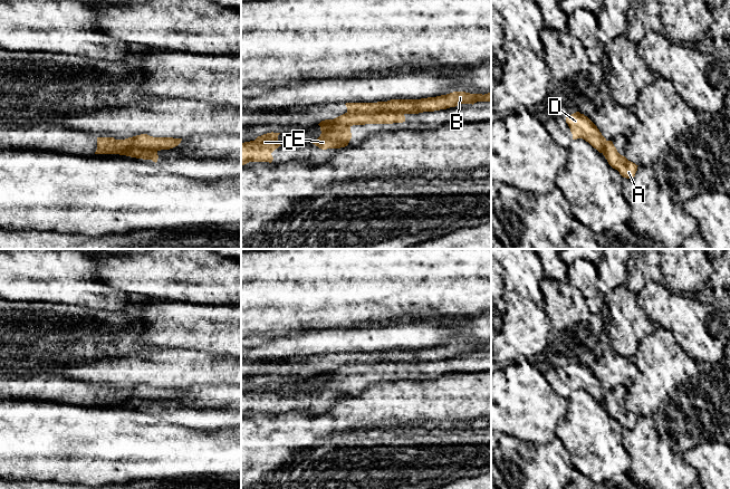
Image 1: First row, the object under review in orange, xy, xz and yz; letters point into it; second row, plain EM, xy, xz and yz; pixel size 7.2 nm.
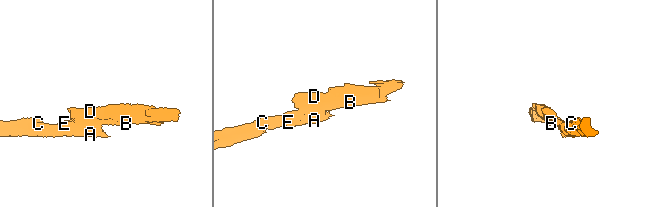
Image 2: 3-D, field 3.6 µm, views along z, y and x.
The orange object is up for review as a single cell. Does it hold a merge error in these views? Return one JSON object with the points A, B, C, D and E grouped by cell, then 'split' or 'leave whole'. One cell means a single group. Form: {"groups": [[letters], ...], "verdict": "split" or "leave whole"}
{"groups": [["A", "C", "E"], ["B", "D"]], "verdict": "split"}

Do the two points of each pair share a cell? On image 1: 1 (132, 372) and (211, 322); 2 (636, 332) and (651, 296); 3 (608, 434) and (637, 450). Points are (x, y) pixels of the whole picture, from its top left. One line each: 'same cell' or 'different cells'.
1: different cells
2: different cells
3: different cells

